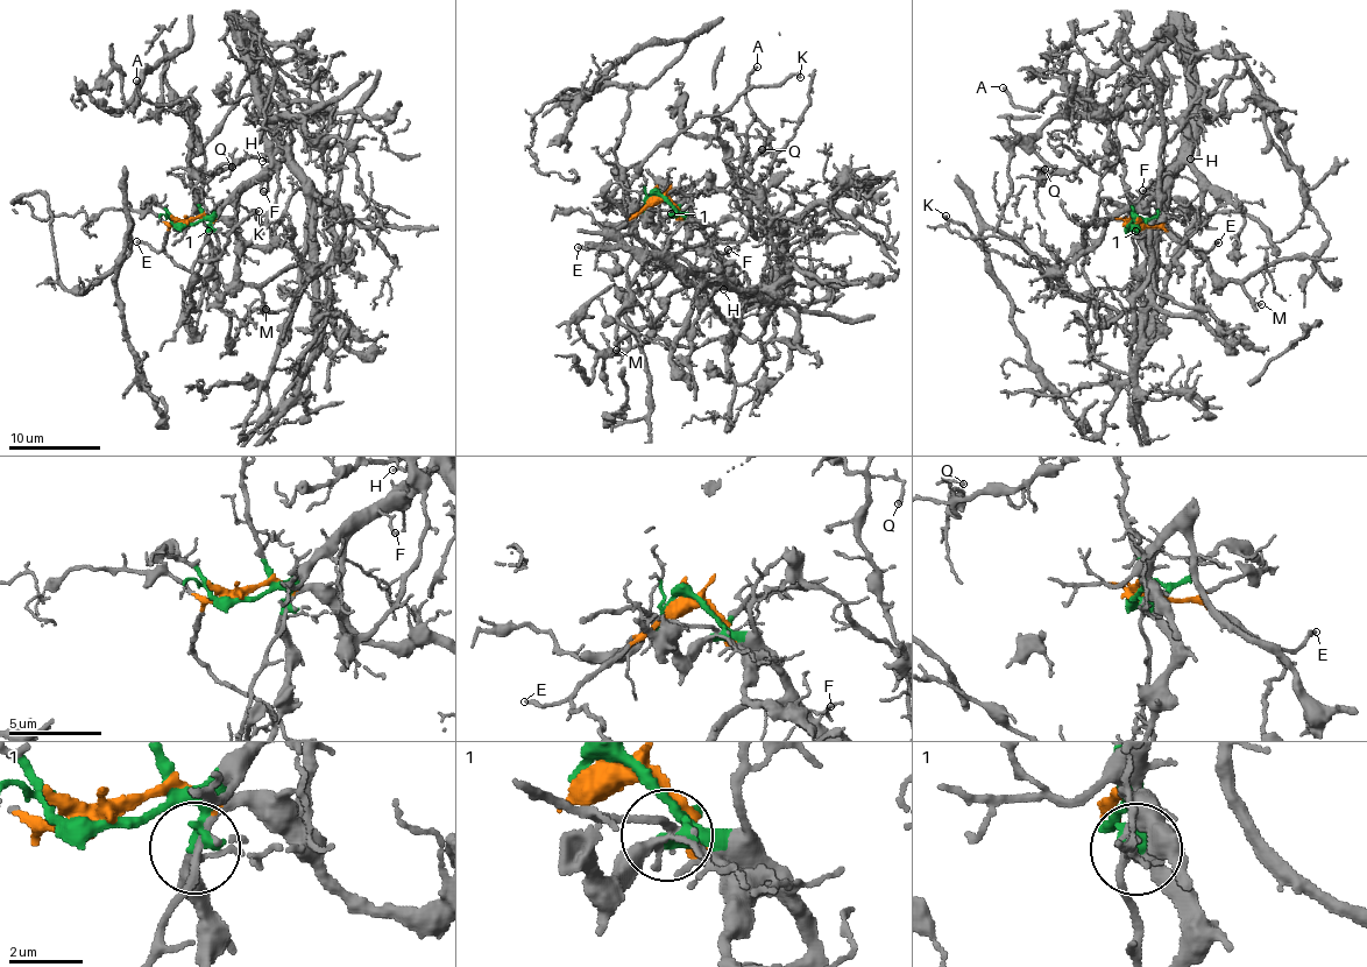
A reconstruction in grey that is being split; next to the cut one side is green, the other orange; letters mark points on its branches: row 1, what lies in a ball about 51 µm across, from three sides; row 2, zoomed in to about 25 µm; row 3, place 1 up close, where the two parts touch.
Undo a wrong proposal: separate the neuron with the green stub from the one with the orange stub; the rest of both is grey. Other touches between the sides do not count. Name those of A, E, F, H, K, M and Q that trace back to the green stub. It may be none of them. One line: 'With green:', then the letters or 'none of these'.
With green: A, F, H, K, M, Q

